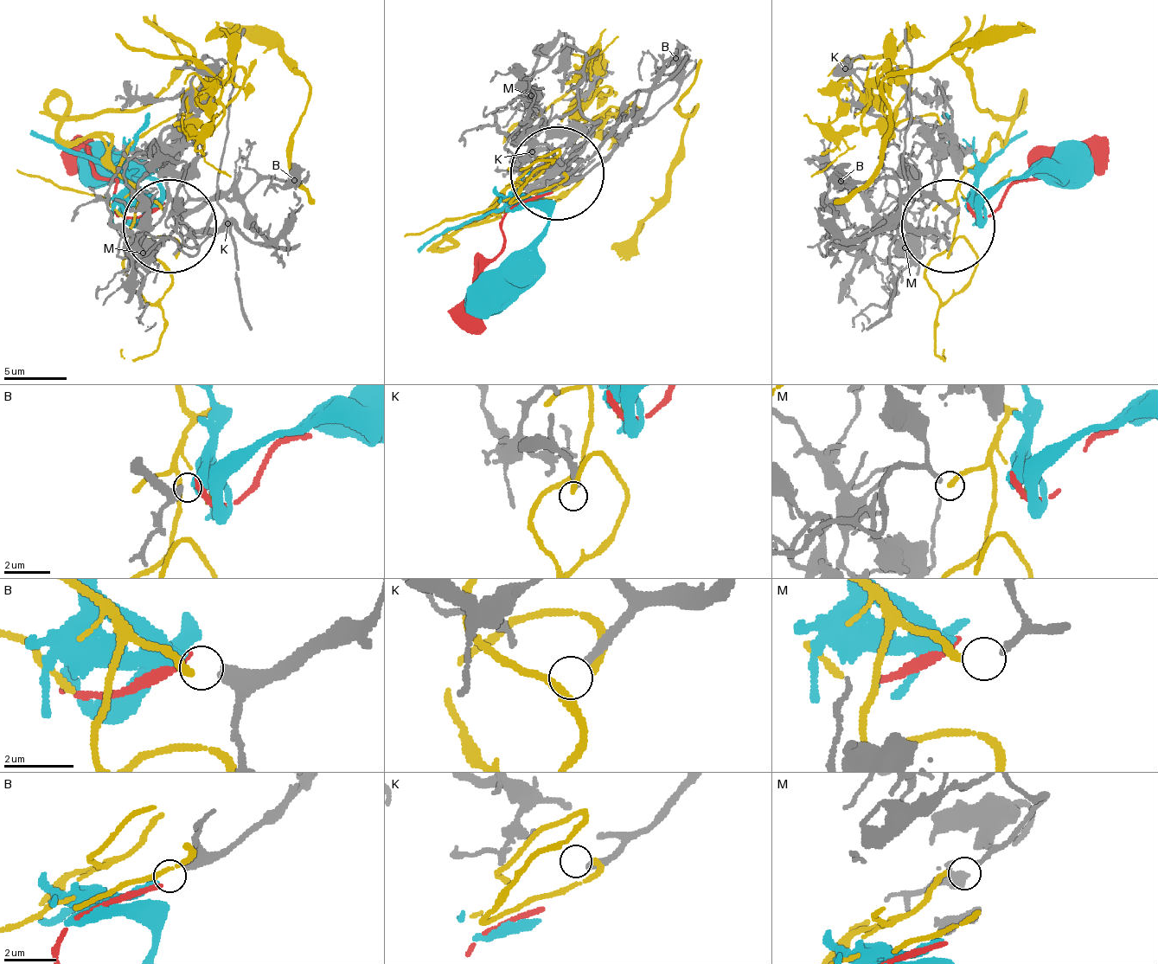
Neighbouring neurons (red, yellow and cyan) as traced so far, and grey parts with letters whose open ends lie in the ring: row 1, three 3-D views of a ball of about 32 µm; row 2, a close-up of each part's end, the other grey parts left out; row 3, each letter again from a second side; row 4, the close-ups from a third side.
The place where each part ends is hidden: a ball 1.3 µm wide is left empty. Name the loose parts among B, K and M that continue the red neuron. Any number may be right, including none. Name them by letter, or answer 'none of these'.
none of these

